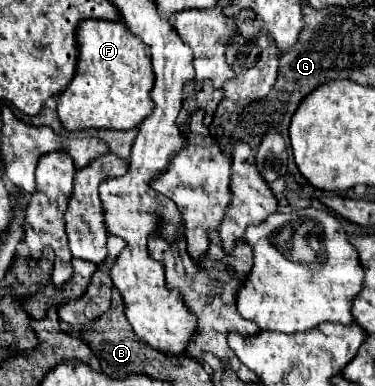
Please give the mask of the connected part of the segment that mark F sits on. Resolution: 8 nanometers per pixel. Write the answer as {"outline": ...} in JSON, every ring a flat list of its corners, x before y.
{"outline":[[86,20,78,26,78,70,68,88,58,94,58,116,66,130,132,130,152,114,150,90,154,70,148,46,122,20]]}

